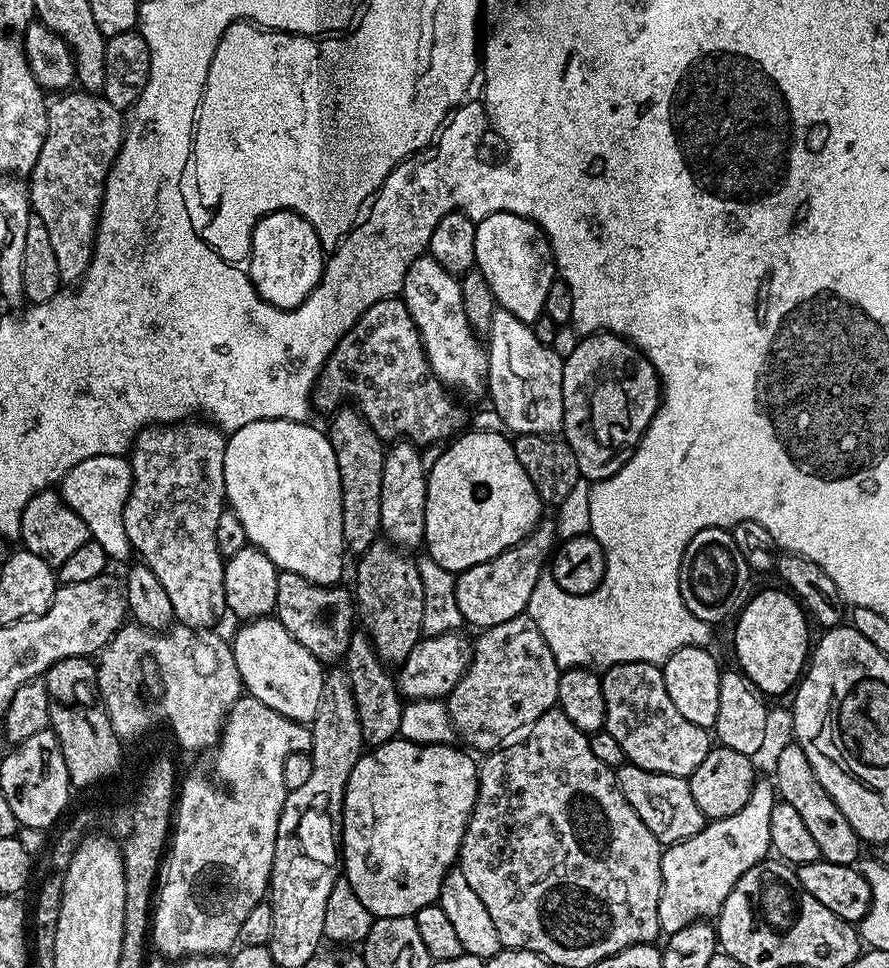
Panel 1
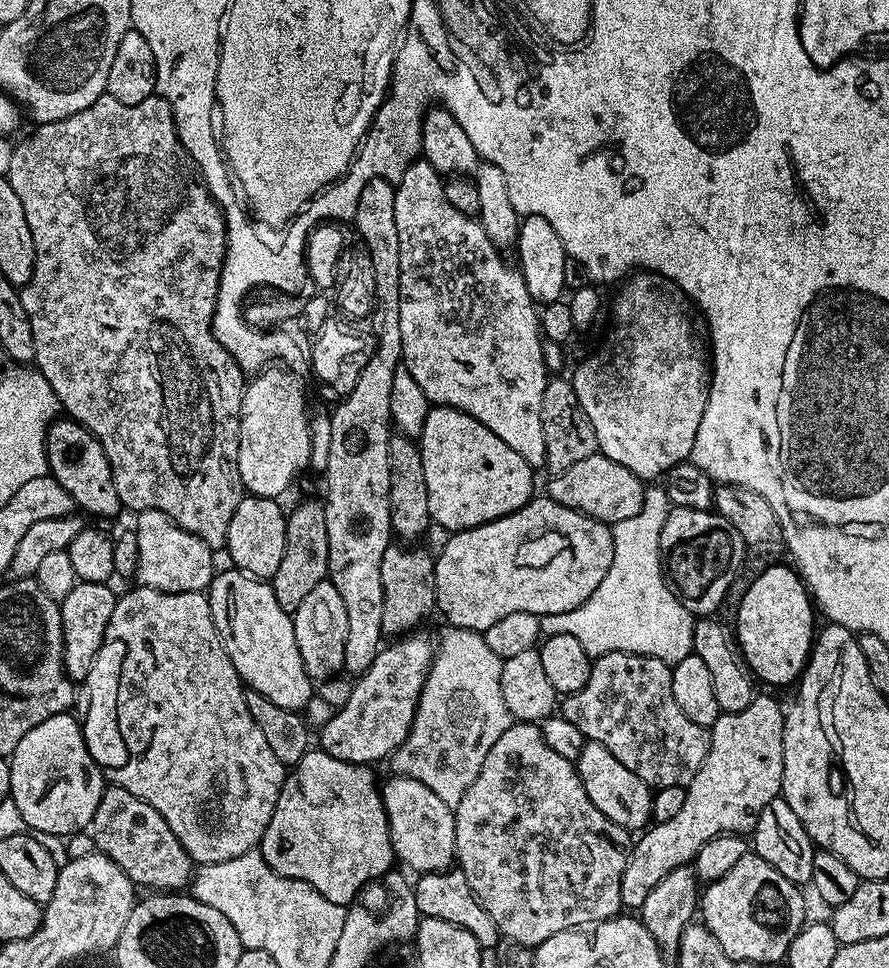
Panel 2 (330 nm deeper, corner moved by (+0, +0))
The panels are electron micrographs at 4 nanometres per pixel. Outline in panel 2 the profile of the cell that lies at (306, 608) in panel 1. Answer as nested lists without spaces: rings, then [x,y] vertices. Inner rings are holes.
[[[319,499],[302,501],[293,512],[287,513],[286,519],[288,525],[282,562],[270,583],[274,598],[278,598],[278,606],[291,614],[298,610],[298,606],[302,606],[306,594],[310,594],[310,590],[314,590],[314,586],[327,577],[330,542],[326,534],[326,510]]]

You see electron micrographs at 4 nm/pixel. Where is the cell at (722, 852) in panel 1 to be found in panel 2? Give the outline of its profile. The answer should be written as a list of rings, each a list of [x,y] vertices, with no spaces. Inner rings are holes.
[[[753,695],[750,706],[746,710],[737,712],[721,712],[710,729],[712,741],[710,750],[694,778],[686,789],[686,802],[682,802],[682,810],[678,810],[677,816],[670,818],[670,822],[661,824],[653,823],[643,833],[640,841],[631,845],[626,862],[626,870],[622,874],[622,898],[621,905],[628,910],[638,910],[650,890],[683,864],[692,864],[696,859],[698,850],[706,846],[716,836],[725,834],[748,834],[756,827],[758,814],[781,795],[784,782],[784,718],[786,712],[772,696]]]

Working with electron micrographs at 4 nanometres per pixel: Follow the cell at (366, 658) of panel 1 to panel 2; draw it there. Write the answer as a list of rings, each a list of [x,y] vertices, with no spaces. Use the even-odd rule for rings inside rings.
[[[388,545],[382,554],[382,630],[385,637],[412,634],[436,607],[436,562],[424,546]]]

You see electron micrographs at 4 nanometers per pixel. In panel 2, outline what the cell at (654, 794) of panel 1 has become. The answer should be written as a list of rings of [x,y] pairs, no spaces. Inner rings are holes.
[[[593,740],[587,741],[582,754],[574,763],[590,802],[594,802],[594,806],[598,806],[598,810],[602,810],[602,814],[606,814],[610,822],[625,830],[644,830],[649,827],[652,820],[653,789],[646,782],[642,782],[642,778],[638,778],[634,770],[626,770],[626,766],[622,766],[622,762],[618,762],[618,758],[614,758],[614,754],[606,750],[606,746]]]

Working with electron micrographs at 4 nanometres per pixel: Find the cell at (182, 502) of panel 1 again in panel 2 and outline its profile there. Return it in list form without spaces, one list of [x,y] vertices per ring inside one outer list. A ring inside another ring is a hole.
[[[105,94],[99,96],[90,106],[86,106],[86,110],[78,110],[78,114],[70,114],[70,118],[62,118],[58,122],[50,122],[49,124],[36,124],[33,129],[33,132],[21,144],[17,143],[13,147],[10,170],[6,179],[10,182],[10,186],[14,186],[14,194],[18,194],[18,202],[22,202],[22,210],[26,210],[26,226],[30,226],[30,238],[34,238],[34,254],[36,255],[34,274],[30,274],[30,282],[26,282],[20,288],[20,297],[22,298],[22,306],[26,310],[26,318],[30,318],[30,330],[34,333],[35,367],[46,378],[46,382],[50,382],[61,409],[82,427],[89,428],[98,438],[102,450],[106,450],[106,458],[110,462],[114,486],[118,490],[118,498],[125,509],[133,508],[133,513],[139,514],[156,508],[178,526],[182,526],[182,530],[200,538],[211,549],[223,549],[228,543],[230,518],[234,518],[234,510],[238,506],[238,502],[243,500],[246,495],[240,481],[238,462],[236,461],[240,445],[240,407],[246,387],[246,374],[212,333],[212,316],[216,313],[216,295],[220,285],[220,271],[224,265],[224,251],[228,245],[228,231],[224,225],[225,209],[220,207],[217,197],[212,195],[208,185],[204,183],[192,155],[184,149],[184,143],[180,141],[180,136],[176,133],[176,117],[173,105],[165,102],[159,94],[153,94],[150,98],[137,104],[123,104],[118,102],[118,98]]]

